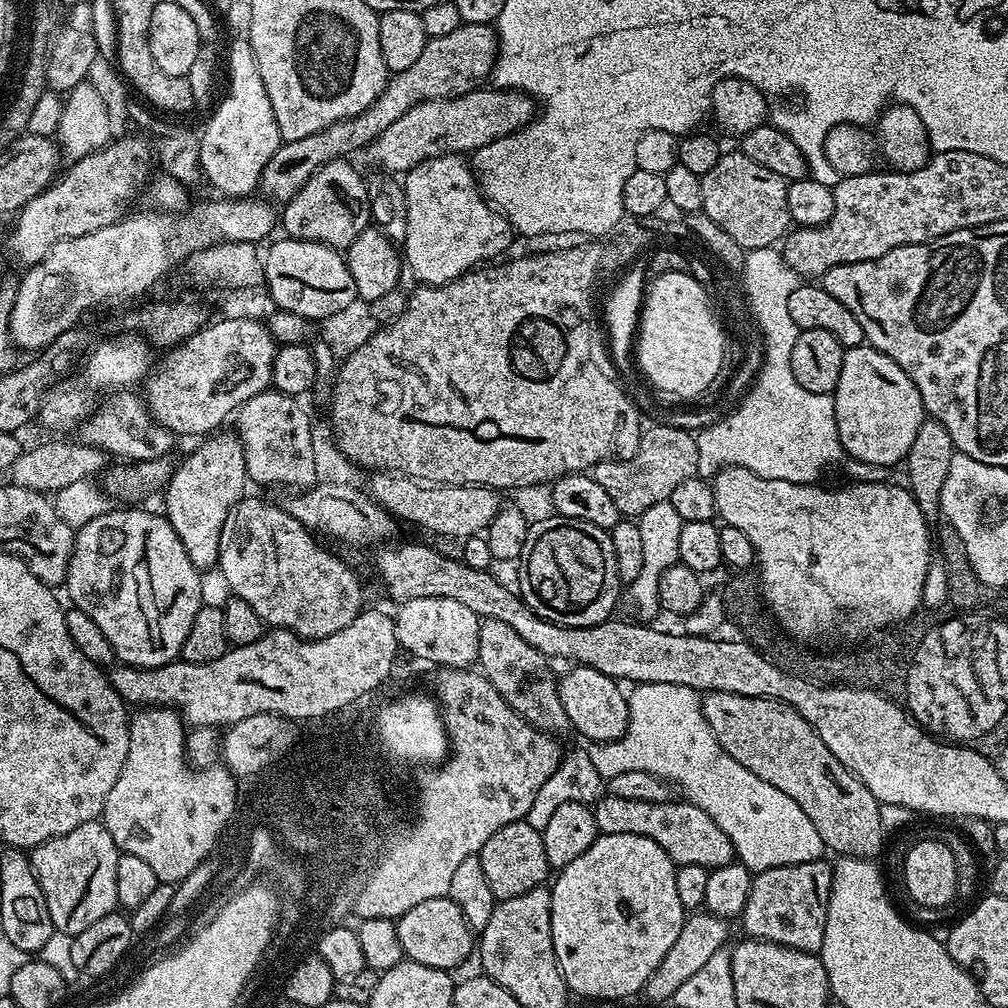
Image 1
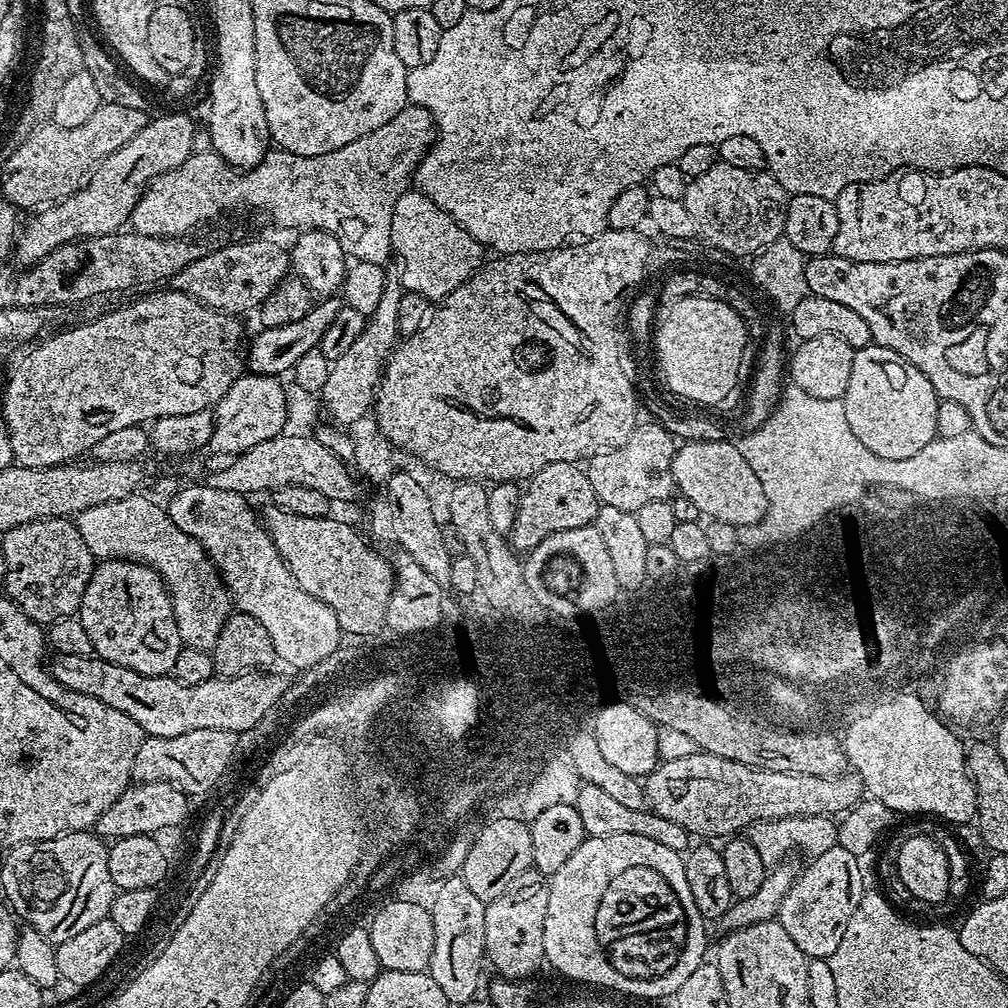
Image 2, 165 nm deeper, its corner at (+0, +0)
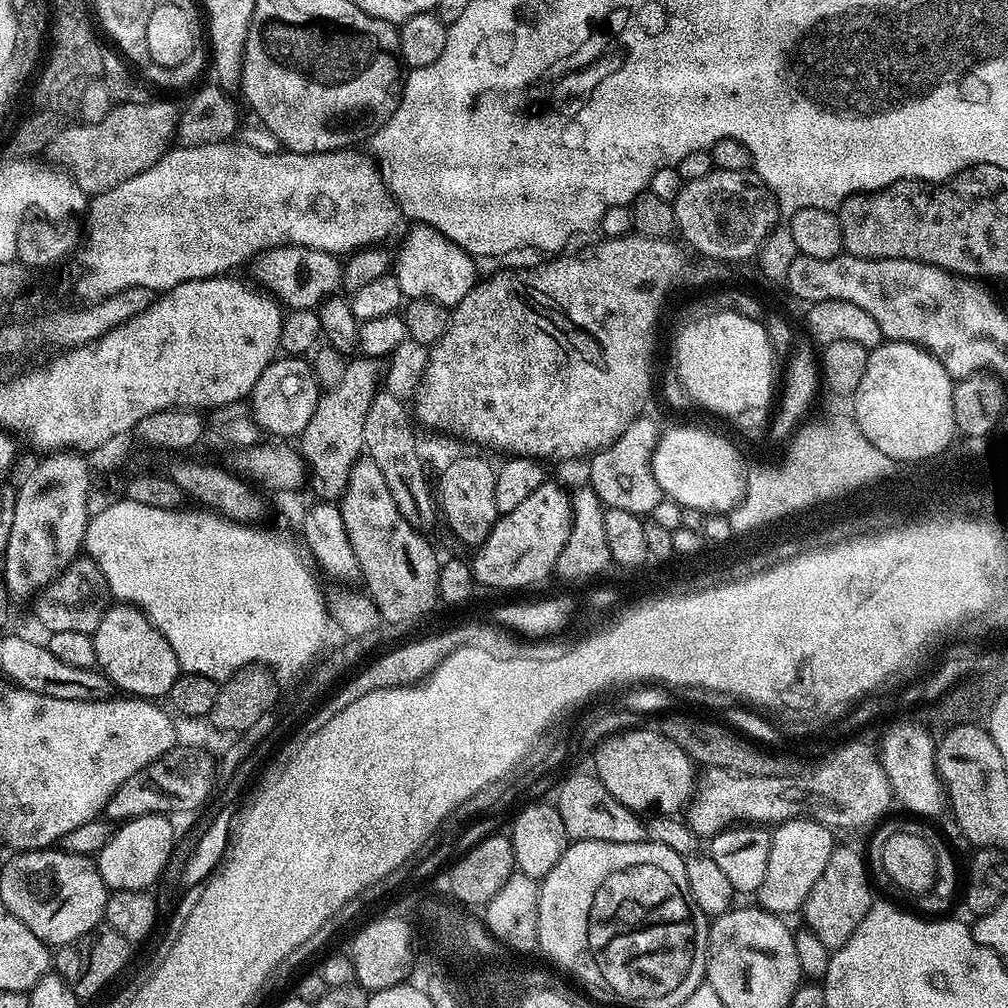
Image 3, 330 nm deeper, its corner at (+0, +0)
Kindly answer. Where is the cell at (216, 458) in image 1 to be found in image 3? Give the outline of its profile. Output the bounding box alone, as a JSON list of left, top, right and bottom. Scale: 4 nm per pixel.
[250,358,322,438]

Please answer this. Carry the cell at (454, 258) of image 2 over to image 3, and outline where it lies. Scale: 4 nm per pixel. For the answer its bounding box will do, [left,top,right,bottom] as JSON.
[394,224,478,306]

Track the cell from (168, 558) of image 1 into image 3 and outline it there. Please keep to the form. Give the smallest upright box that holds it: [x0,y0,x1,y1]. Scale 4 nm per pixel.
[91,602,182,698]

